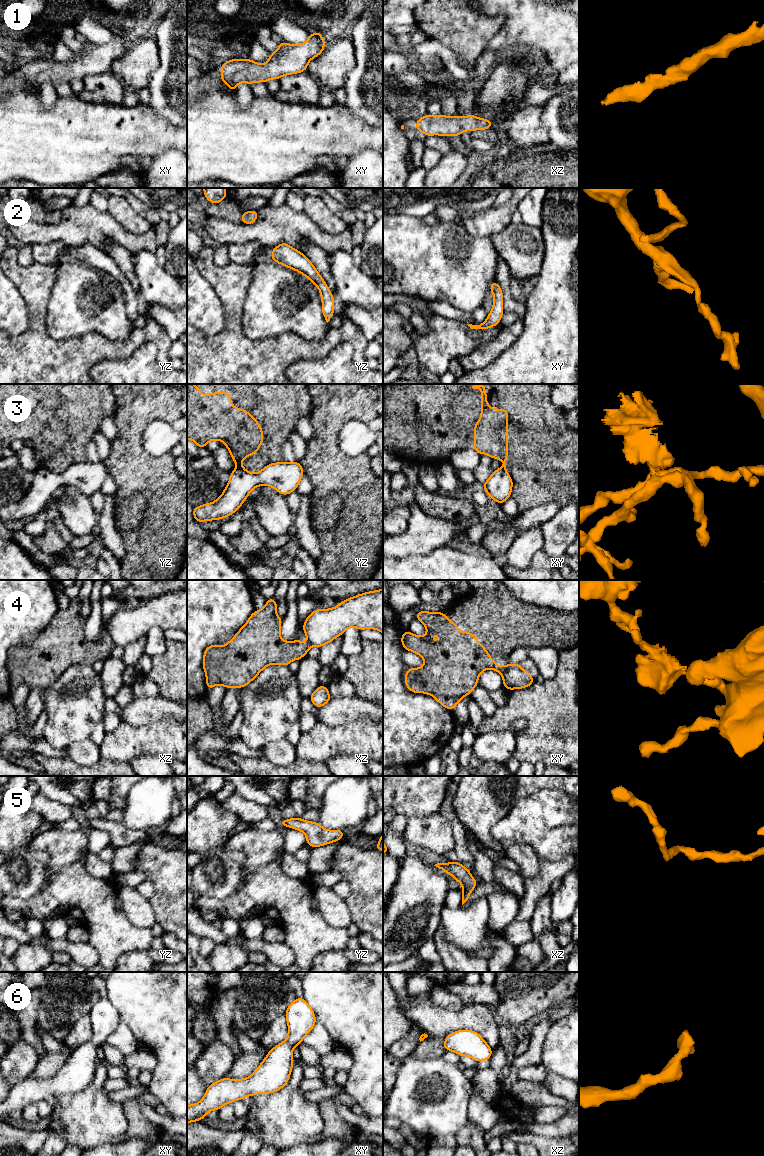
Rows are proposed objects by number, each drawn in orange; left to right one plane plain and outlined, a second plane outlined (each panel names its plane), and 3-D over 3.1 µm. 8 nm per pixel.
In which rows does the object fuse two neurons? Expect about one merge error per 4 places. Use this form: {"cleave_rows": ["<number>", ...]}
{"cleave_rows": ["3", "4"]}

